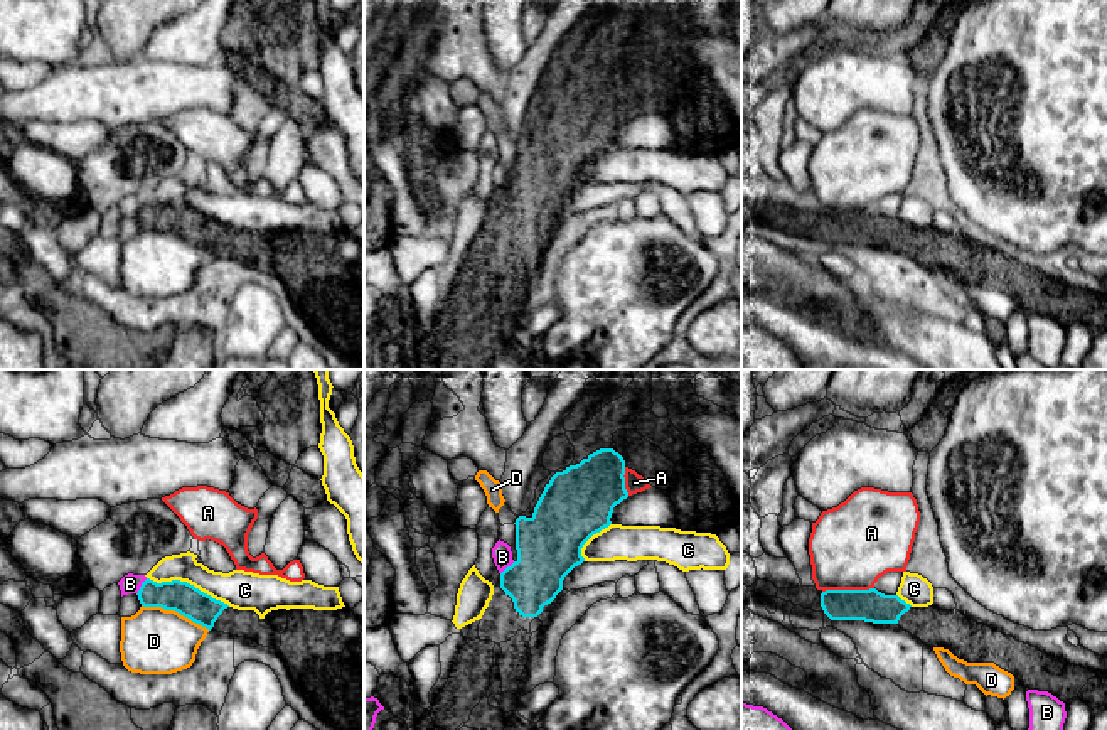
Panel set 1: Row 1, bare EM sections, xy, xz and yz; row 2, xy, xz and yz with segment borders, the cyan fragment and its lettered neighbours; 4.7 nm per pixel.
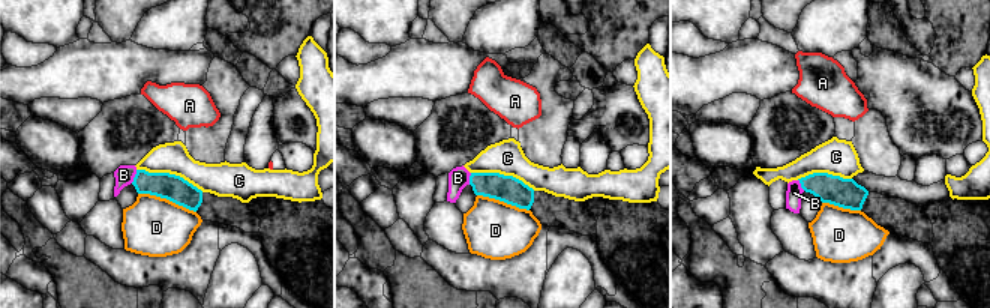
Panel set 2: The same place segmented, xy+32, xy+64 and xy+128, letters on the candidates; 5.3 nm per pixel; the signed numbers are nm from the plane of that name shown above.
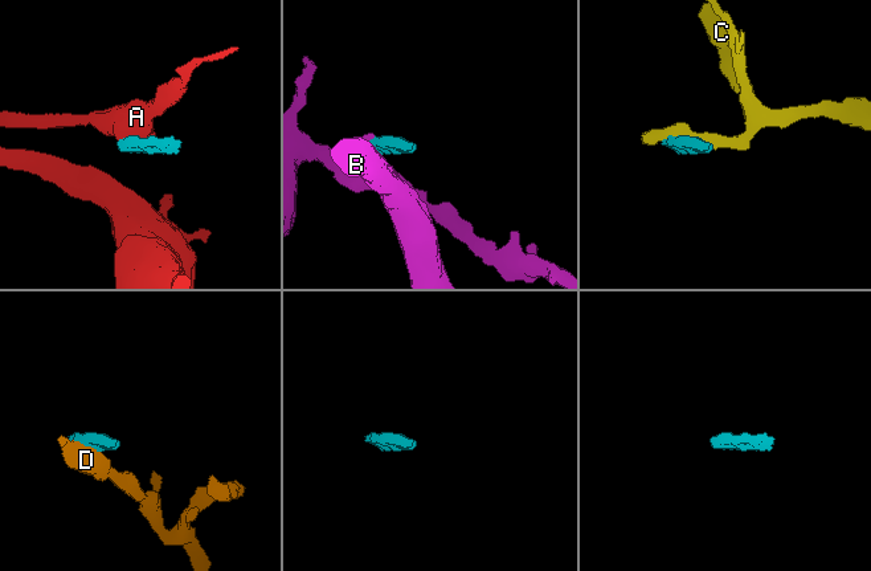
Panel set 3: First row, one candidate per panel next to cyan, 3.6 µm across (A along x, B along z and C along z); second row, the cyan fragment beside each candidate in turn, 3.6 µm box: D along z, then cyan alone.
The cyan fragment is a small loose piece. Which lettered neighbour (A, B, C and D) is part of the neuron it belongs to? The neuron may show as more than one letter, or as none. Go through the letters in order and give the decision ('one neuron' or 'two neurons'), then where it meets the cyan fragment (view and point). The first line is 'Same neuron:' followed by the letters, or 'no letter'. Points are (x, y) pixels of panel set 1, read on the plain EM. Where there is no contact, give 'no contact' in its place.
Same neuron: no letter
A: two neurons | yz (848, 213)
B: two neurons | xy (140, 209)
C: two neurons | xy (189, 206)
D: two neurons | xy (176, 233)

